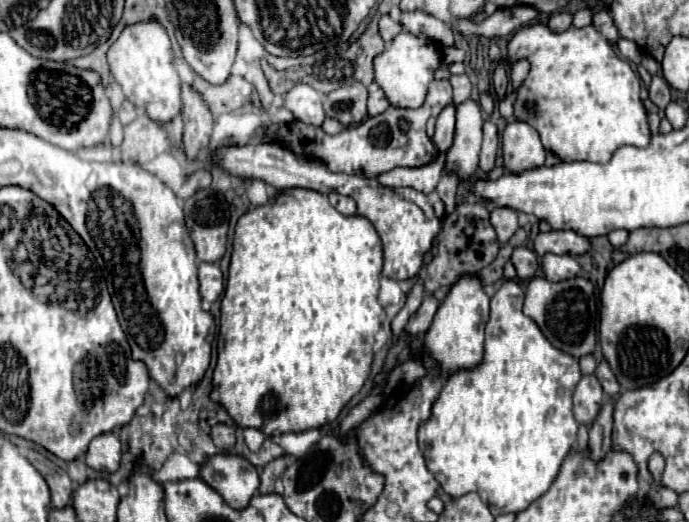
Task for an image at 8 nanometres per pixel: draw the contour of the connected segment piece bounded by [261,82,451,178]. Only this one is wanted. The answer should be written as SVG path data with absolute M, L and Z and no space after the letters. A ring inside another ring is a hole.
M433 82L429 86L427 100L421 108L409 110L409 108L395 108L389 106L383 114L377 114L373 118L367 118L365 122L351 126L335 136L325 134L321 128L307 126L301 120L291 120L291 122L277 122L267 126L265 136L261 142L279 142L287 146L295 154L303 154L305 158L315 158L321 160L329 172L345 172L345 174L363 174L365 178L377 178L383 172L389 172L397 166L403 168L417 168L433 162L439 154L431 138L425 134L425 124L429 116L439 116L439 112L451 104L451 84L443 82ZM405 116L411 124L409 132L403 134L397 128L397 120Z

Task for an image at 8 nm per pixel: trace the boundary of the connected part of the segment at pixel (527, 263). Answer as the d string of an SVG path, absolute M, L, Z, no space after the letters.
M515 248L513 252L513 258L511 262L515 264L517 268L517 276L521 280L527 280L527 278L533 278L537 268L539 268L539 262L537 262L537 254L529 248Z

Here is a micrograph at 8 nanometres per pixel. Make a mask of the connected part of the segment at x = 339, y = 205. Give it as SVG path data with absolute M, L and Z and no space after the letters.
M337 194L335 208L337 208L341 214L351 216L351 214L355 214L355 200L353 200L353 198L349 198L349 196L341 196L341 194Z

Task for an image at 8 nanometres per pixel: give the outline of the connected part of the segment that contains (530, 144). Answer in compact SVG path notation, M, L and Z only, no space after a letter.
M509 122L503 132L503 158L505 170L519 174L545 164L545 148L537 130L527 122Z

